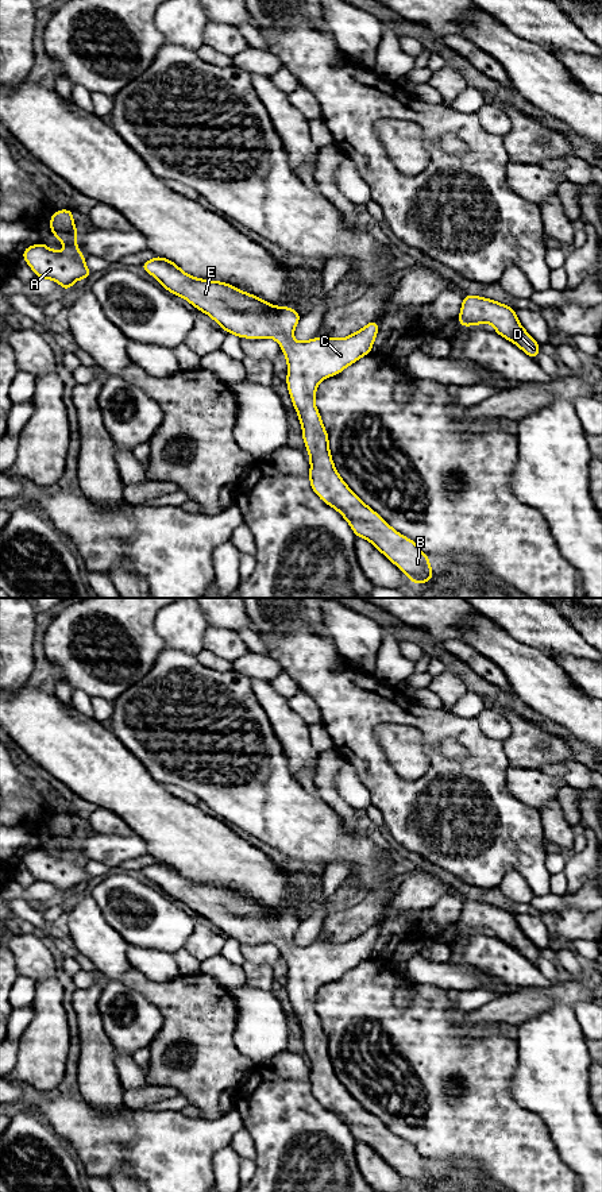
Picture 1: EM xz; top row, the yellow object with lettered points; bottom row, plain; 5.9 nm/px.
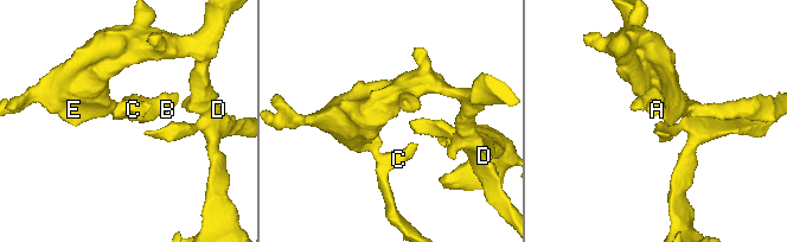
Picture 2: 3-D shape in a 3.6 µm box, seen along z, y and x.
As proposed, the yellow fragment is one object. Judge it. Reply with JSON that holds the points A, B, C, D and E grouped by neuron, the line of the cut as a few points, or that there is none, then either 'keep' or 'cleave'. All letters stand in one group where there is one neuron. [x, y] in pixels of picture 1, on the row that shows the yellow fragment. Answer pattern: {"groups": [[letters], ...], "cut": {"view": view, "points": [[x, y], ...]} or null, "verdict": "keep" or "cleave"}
{"groups": [["A", "B", "C", "D", "E"]], "cut": null, "verdict": "keep"}

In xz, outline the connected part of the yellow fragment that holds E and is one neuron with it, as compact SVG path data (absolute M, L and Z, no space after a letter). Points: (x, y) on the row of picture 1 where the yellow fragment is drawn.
M155 256L140 267L171 294L211 316L225 332L248 339L271 337L279 343L288 360L286 385L310 456L312 490L347 520L356 537L373 543L413 583L429 582L433 571L428 556L413 540L394 531L370 509L336 471L328 433L314 404L316 389L323 379L340 374L371 352L379 331L377 320L344 339L314 337L297 342L293 331L301 315L296 309L274 306L220 281L192 277L162 256Z

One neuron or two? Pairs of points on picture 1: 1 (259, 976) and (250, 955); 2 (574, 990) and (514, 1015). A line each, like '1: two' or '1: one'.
1: two
2: one

